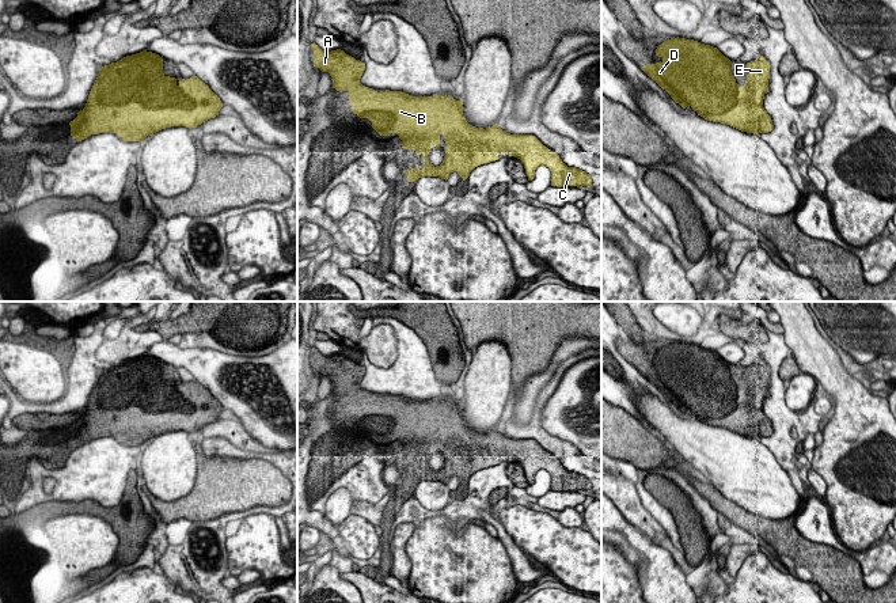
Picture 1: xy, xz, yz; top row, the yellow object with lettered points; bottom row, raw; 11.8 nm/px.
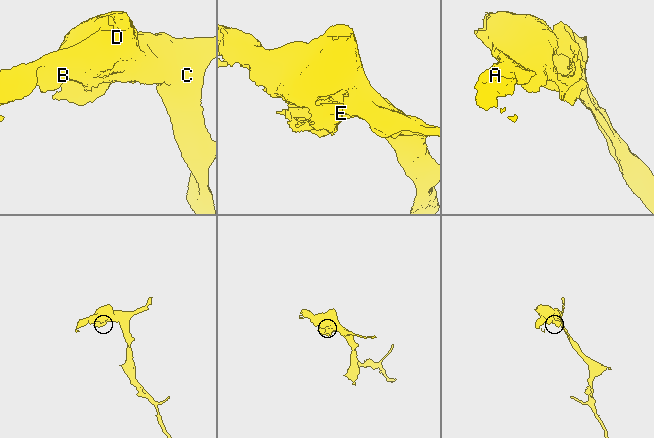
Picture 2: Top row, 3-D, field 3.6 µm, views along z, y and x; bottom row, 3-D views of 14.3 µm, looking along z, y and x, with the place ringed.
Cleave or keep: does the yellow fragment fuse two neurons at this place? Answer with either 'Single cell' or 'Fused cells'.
Single cell

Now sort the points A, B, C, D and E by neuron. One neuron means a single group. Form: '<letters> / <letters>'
A B C D E

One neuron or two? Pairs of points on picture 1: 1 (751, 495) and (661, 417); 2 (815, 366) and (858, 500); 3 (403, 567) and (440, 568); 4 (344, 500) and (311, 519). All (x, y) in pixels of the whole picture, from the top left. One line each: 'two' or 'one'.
1: one
2: one
3: two
4: two

